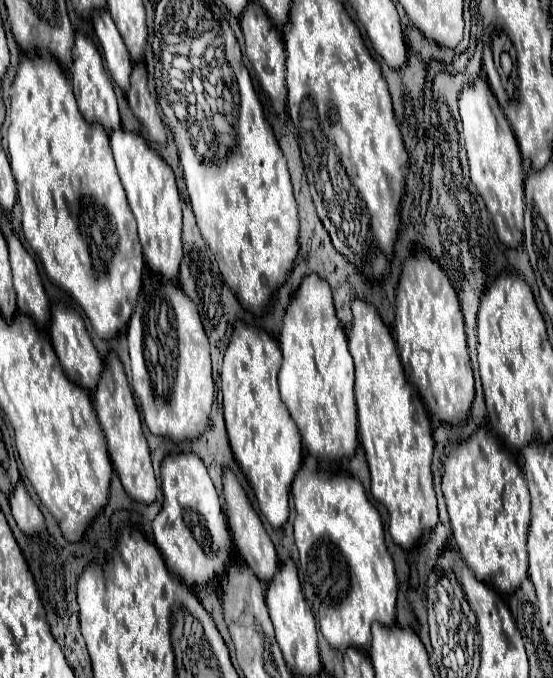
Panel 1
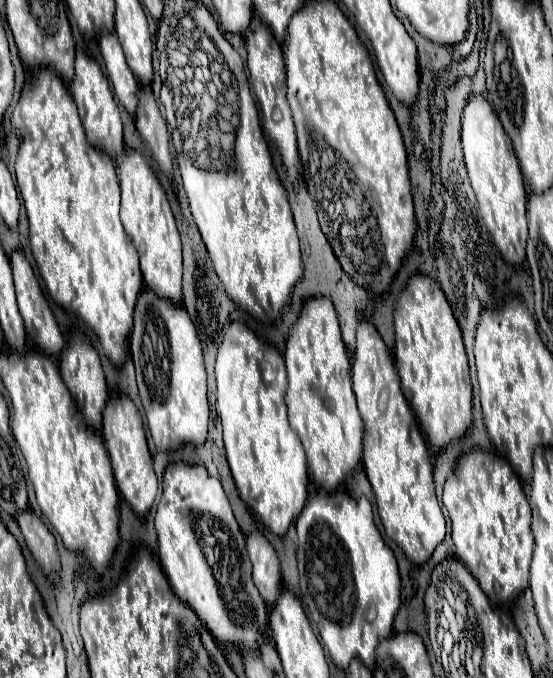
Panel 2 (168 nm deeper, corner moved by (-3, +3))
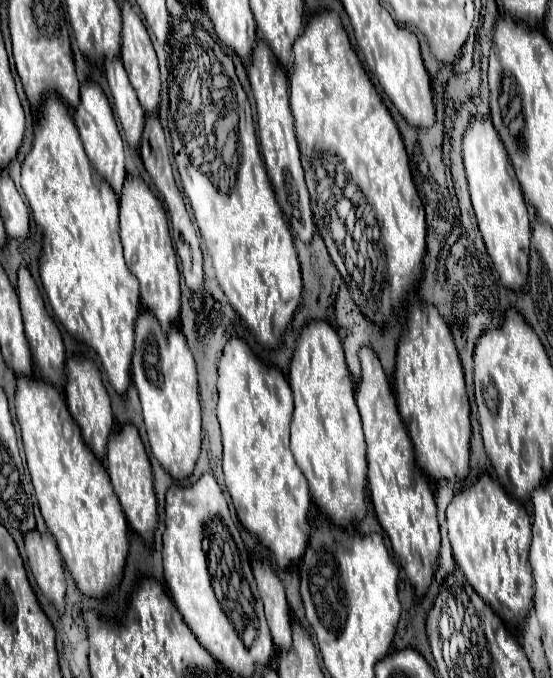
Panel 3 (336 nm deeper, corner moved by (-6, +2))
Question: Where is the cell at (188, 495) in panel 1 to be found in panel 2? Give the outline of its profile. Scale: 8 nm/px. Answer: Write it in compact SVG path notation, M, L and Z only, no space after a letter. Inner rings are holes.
M170 464L164 472L164 492L156 512L158 558L174 594L204 622L216 644L234 648L260 648L268 632L268 608L260 598L246 558L244 534L240 532L228 498L212 510L184 510L184 498L190 490L206 484L204 466Z

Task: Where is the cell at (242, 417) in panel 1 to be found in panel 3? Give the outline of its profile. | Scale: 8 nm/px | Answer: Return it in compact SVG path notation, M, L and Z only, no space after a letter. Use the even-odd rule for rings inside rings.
M231 337L221 353L221 359L217 363L219 371L219 405L217 405L217 417L221 423L223 433L223 473L225 473L225 485L231 493L237 517L241 525L257 535L265 547L269 547L275 555L275 561L279 567L287 567L295 563L309 539L309 485L303 477L301 469L295 463L291 443L289 443L289 423L291 423L291 411L293 411L293 395L291 387L285 379L285 375L277 367L269 367L259 361L259 357L249 349L249 345L241 337Z

